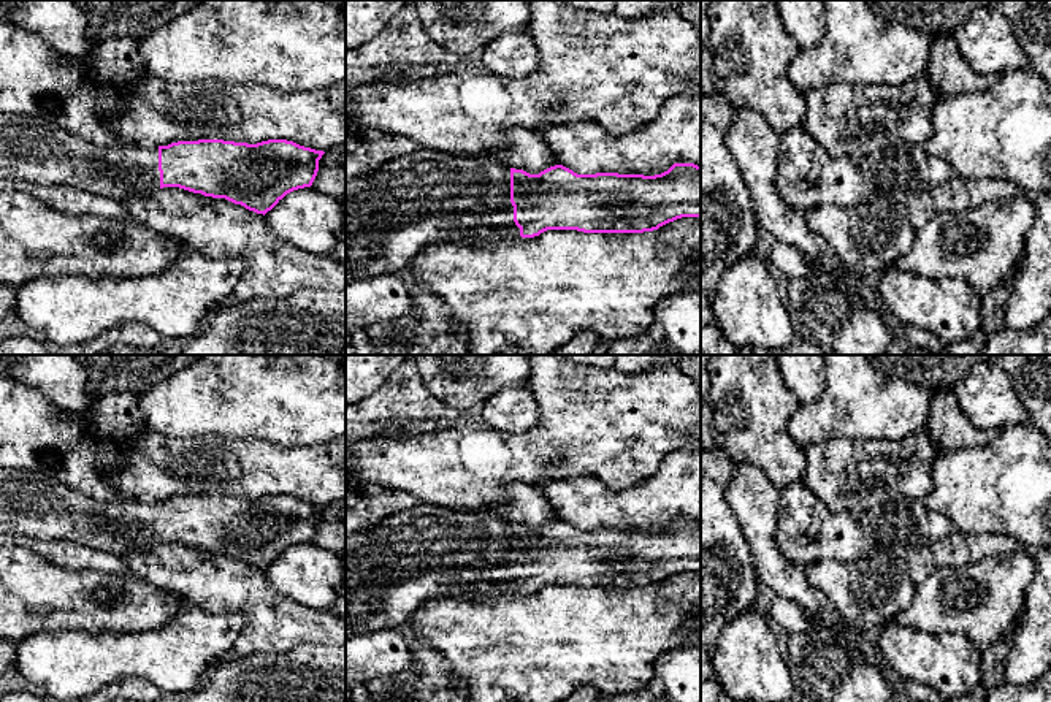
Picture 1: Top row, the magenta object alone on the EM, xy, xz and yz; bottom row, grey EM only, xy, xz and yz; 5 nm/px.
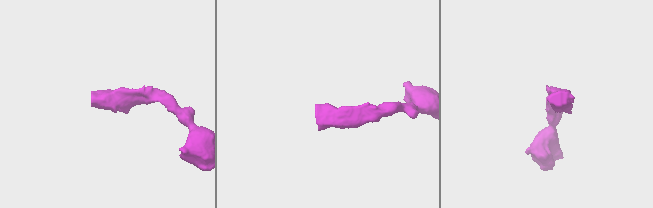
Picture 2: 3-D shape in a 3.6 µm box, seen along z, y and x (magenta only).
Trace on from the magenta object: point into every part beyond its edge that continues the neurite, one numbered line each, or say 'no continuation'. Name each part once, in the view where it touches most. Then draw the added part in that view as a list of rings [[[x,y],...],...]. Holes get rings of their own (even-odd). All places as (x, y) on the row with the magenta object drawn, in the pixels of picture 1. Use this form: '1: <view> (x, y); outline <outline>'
1: xz (392, 214); outline [[[418,149],[380,170],[346,179],[346,285],[380,274],[399,274],[428,244],[472,241],[479,228],[518,236],[510,203],[510,168],[495,158]]]

